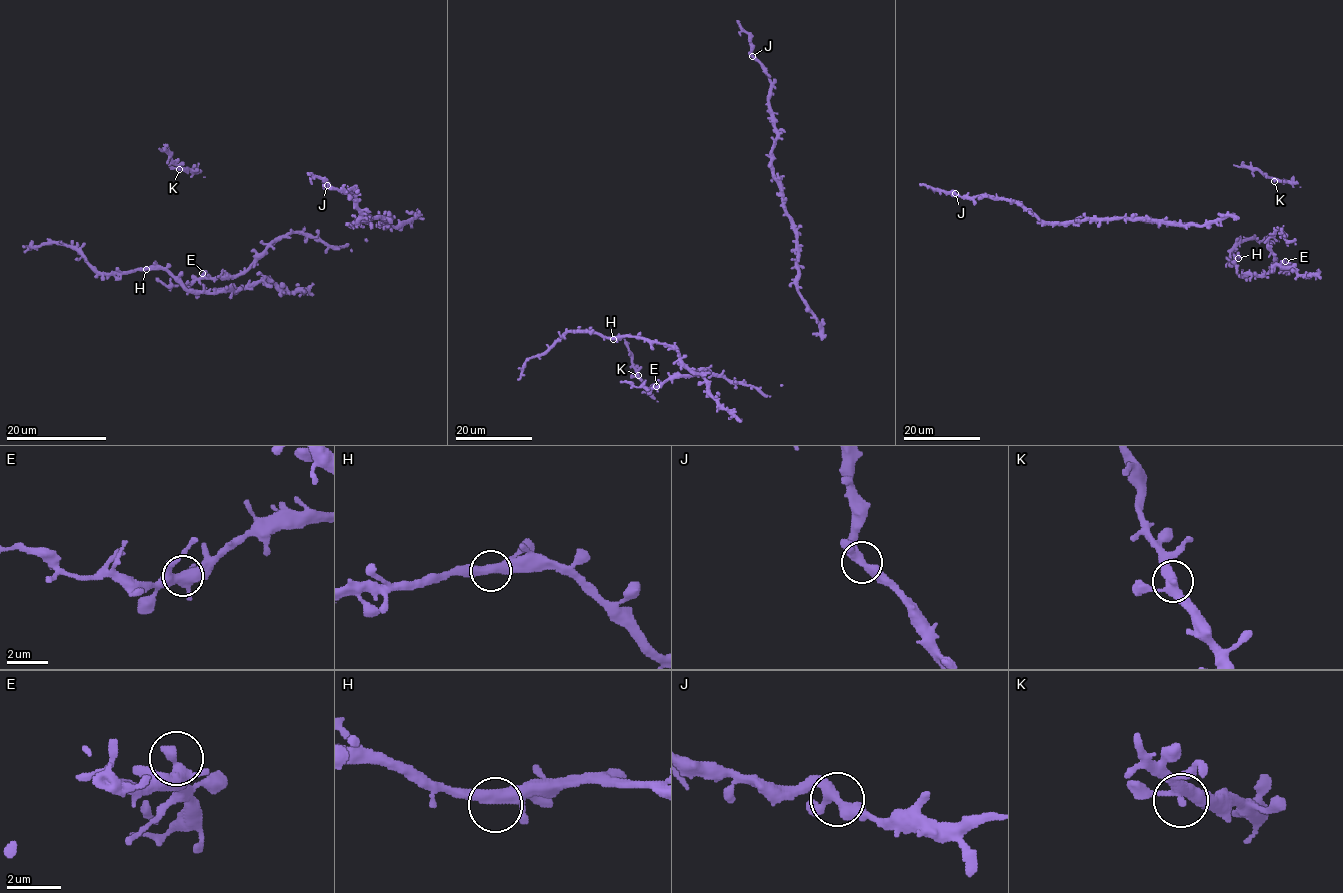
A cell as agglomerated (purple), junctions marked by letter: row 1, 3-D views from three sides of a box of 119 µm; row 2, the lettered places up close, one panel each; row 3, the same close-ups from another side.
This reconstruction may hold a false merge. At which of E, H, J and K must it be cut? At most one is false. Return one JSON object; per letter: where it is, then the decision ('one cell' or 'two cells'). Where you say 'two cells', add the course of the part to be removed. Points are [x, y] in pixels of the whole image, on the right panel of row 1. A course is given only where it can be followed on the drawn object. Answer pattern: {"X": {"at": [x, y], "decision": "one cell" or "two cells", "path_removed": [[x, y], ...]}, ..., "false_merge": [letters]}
{"E": {"at": [1285, 261], "decision": "one cell"}, "H": {"at": [1238, 258], "decision": "one cell"}, "J": {"at": [955, 193], "decision": "one cell"}, "K": {"at": [1274, 181], "decision": "one cell"}, "false_merge": []}

